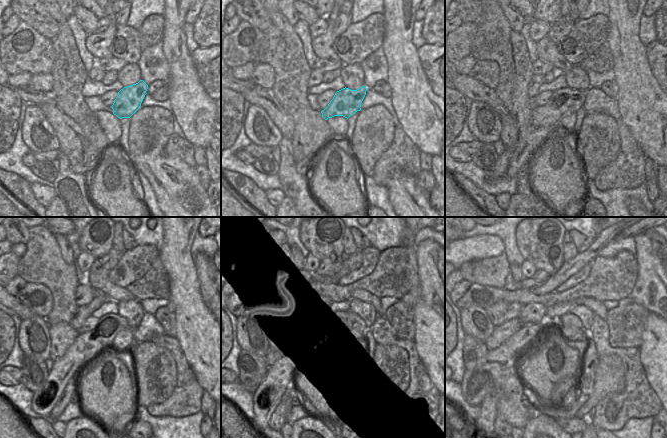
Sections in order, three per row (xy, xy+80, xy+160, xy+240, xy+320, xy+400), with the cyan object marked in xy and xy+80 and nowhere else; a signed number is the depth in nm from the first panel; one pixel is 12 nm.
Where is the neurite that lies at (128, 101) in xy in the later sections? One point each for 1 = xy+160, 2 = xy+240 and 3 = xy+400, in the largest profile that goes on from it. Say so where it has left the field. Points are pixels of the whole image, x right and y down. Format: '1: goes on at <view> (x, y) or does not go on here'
1: goes on at xy+160 (565, 101)
2: goes on at xy+240 (85, 347)
3: goes on at xy+400 (485, 420)

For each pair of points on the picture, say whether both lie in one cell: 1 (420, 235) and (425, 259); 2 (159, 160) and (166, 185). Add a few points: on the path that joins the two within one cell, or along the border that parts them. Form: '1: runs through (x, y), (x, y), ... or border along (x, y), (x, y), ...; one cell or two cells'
1: border along (434, 240), (423, 240), (416, 247); two cells
2: runs through (159, 166), (166, 175), (166, 179); one cell

